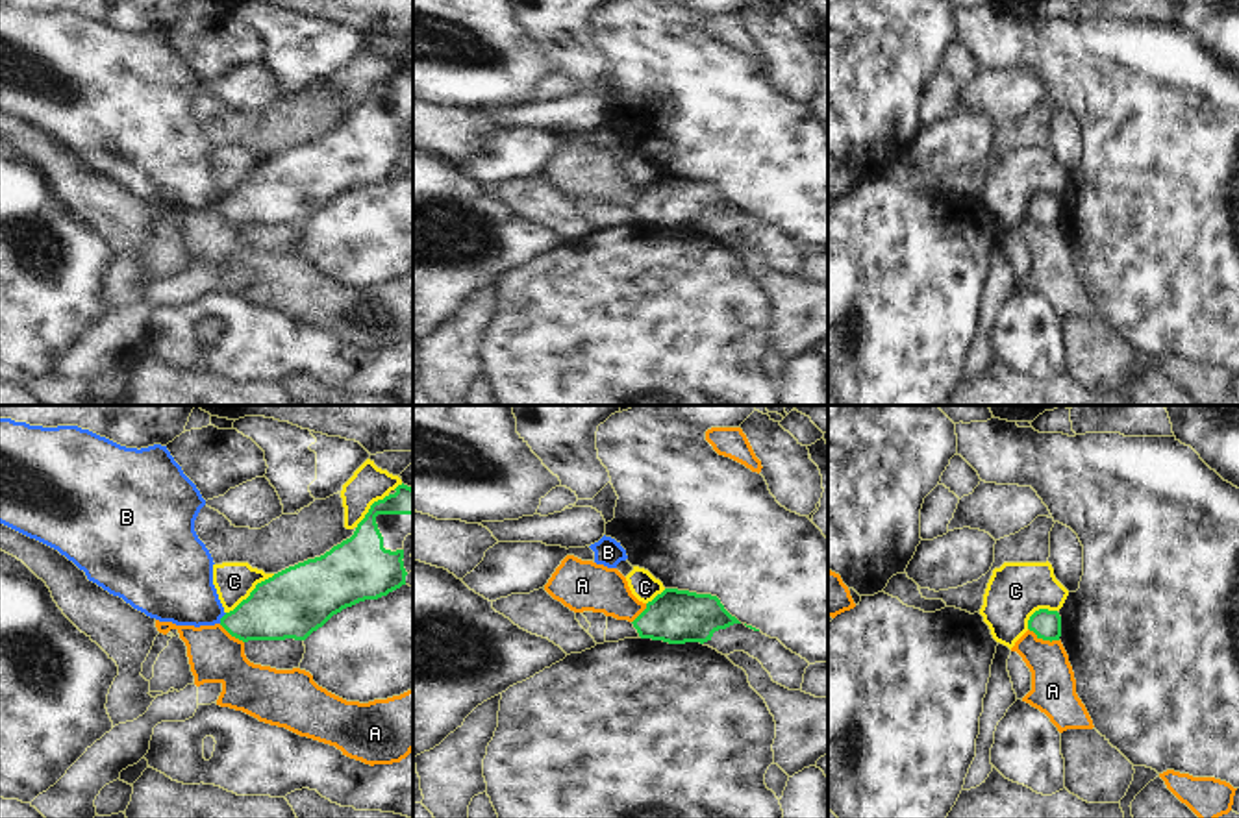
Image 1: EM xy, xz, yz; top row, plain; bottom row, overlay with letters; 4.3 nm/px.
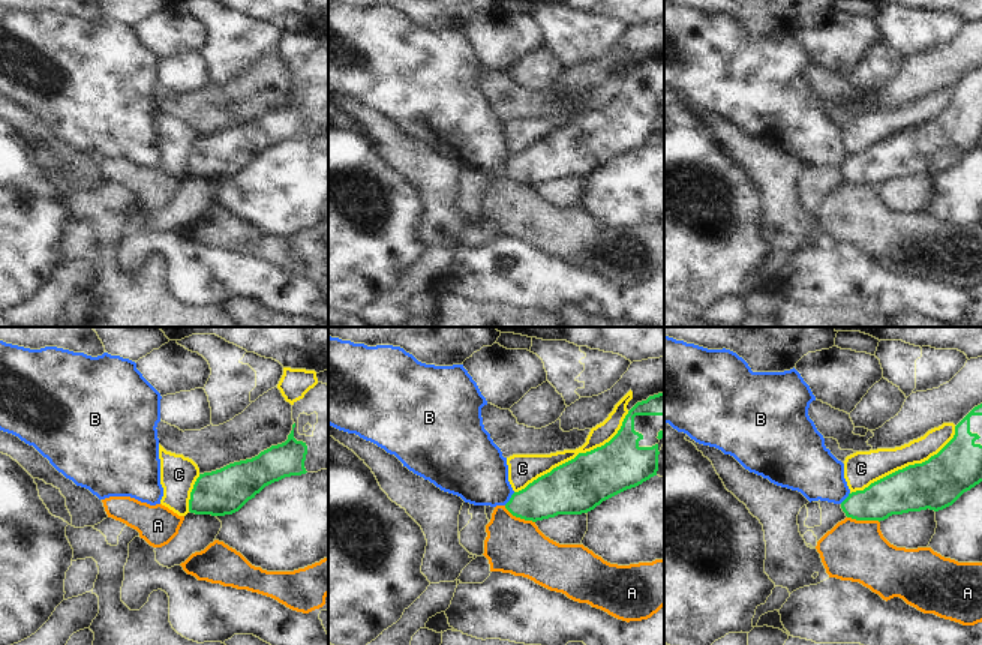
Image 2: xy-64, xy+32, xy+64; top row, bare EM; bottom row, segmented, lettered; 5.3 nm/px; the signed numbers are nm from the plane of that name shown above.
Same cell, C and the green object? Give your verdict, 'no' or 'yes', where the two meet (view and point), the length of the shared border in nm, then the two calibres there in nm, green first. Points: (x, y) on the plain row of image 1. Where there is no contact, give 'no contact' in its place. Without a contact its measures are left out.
no | xy (250, 178) | 280 nm | 300/170 nm

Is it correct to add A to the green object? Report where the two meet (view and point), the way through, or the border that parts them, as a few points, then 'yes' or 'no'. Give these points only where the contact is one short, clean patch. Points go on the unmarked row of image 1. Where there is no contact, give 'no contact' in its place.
meets green in yz at (1043, 224); border along yz (1028, 213), (1043, 224), (1058, 226); no

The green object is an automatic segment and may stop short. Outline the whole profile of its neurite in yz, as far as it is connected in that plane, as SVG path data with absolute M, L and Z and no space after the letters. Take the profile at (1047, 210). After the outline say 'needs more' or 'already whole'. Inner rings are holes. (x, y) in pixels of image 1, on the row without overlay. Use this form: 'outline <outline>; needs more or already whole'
outline M1039 194L1028 205L1028 215L1043 226L1059 226L1061 222L1061 202L1058 196Z; already whole

